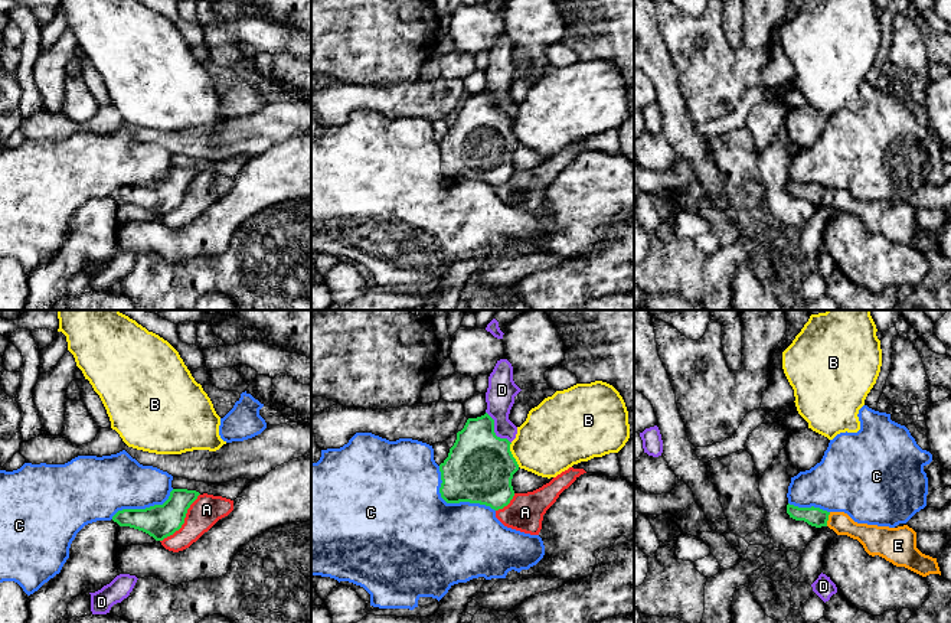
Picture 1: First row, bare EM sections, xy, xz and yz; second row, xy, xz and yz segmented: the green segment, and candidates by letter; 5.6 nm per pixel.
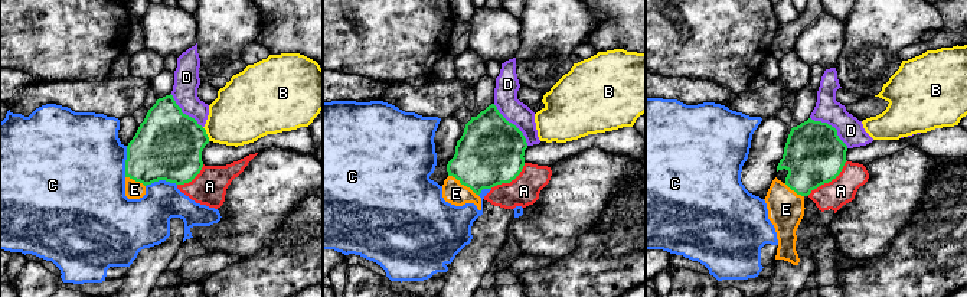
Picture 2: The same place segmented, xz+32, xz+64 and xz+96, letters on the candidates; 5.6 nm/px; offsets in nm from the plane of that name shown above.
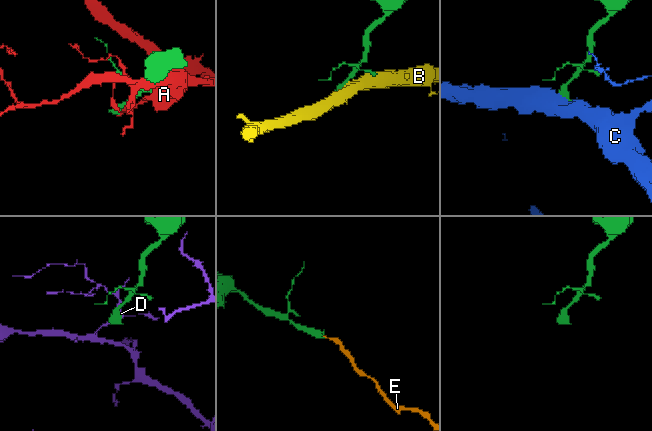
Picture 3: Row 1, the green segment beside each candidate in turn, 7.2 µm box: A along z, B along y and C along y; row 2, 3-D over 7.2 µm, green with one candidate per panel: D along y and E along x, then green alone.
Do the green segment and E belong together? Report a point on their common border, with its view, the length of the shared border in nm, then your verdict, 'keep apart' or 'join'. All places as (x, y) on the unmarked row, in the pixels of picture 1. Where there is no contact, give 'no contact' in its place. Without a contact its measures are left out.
yz (827, 196) | 80 nm | join

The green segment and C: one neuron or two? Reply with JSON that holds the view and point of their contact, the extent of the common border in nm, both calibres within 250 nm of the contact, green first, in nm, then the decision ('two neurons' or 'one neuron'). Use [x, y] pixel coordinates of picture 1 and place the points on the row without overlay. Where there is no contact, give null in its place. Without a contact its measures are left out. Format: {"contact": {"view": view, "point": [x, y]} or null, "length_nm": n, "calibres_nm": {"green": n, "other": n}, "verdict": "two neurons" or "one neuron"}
{"contact": {"view": "xz", "point": [453, 179]}, "length_nm": 400, "calibres_nm": {"green": 380, "other": 480}, "verdict": "two neurons"}

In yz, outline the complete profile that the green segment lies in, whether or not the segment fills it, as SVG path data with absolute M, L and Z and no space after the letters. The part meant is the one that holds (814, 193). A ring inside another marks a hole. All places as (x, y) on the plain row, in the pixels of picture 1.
M790 180L787 190L795 198L804 198L816 205L829 203L837 212L857 216L869 232L879 232L896 244L905 244L922 254L941 252L937 235L916 225L916 209L908 202L889 205L857 200L844 189L827 189L814 183L798 185Z

